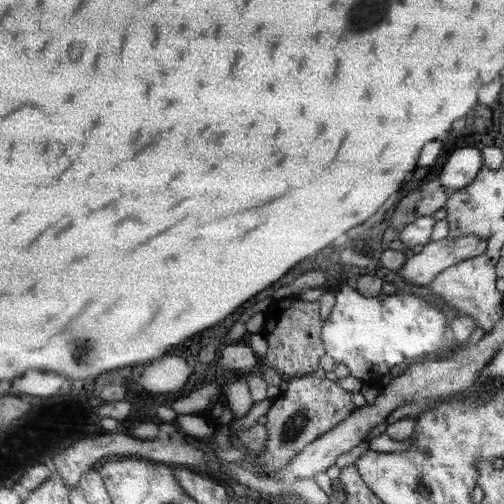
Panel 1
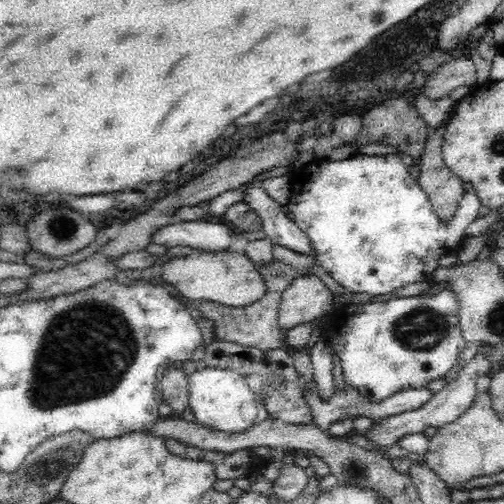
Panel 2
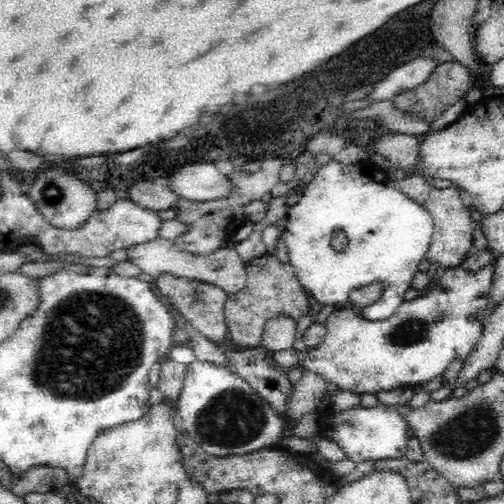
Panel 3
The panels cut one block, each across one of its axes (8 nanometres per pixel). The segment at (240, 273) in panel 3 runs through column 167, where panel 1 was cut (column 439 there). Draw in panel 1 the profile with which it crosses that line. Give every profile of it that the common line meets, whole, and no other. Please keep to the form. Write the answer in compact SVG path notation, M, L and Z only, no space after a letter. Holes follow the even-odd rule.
M475 234L467 236L447 236L437 242L429 242L423 246L423 250L415 256L411 256L401 272L403 282L425 286L437 278L437 274L443 274L445 268L455 266L463 260L481 256L485 252L487 244L483 238Z

